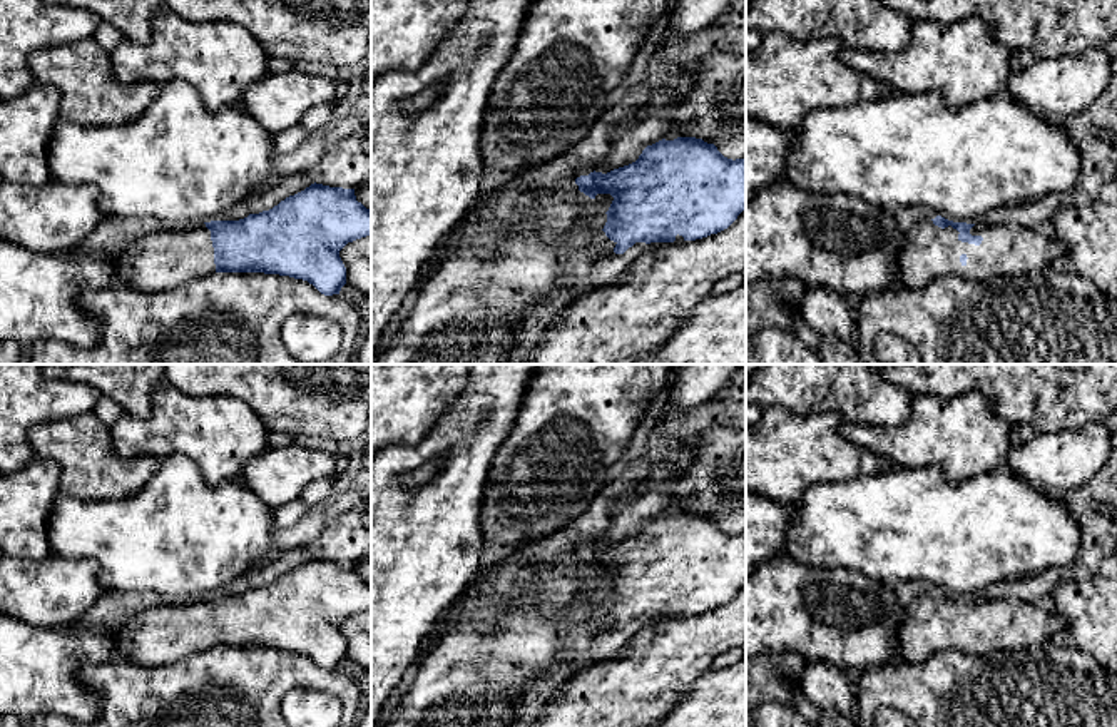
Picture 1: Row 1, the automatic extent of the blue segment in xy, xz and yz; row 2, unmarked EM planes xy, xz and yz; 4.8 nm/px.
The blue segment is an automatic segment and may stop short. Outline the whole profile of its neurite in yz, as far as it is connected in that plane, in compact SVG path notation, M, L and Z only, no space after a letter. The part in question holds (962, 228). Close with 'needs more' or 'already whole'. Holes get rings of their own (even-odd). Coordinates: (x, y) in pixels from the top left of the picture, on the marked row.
M941 216L921 221L905 234L896 284L925 289L940 276L985 281L997 276L1035 274L1065 256L1065 246L1017 224L967 224Z; needs more

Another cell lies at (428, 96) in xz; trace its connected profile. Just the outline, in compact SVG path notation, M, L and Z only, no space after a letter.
M428 85L421 94L418 94L416 97L411 97L411 99L405 99L401 104L400 104L400 109L405 112L405 114L415 114L415 112L420 112L426 107L430 107L435 100L436 100L436 95L440 92L440 85Z

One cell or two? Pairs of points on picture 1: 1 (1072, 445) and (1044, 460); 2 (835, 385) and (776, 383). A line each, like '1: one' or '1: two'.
1: one
2: one

